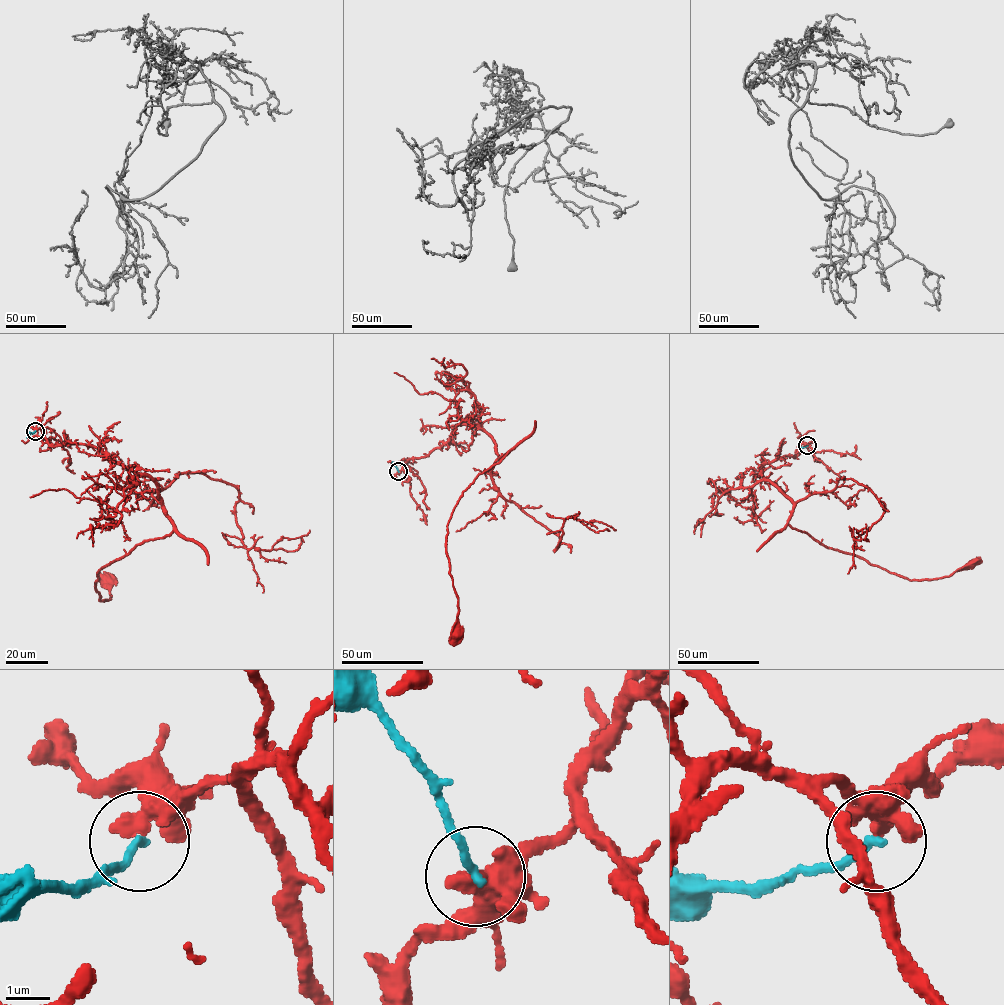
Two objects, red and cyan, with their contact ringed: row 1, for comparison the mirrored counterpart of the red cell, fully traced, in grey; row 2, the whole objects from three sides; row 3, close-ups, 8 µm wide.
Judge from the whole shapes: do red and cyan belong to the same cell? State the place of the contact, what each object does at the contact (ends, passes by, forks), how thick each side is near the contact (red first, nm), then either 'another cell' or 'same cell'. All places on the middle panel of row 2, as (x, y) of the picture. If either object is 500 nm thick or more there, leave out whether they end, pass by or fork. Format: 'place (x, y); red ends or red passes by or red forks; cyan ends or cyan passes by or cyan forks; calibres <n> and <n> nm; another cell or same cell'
place (398, 471); red passes by; cyan ends; calibres 400 and 190 nm; another cell

